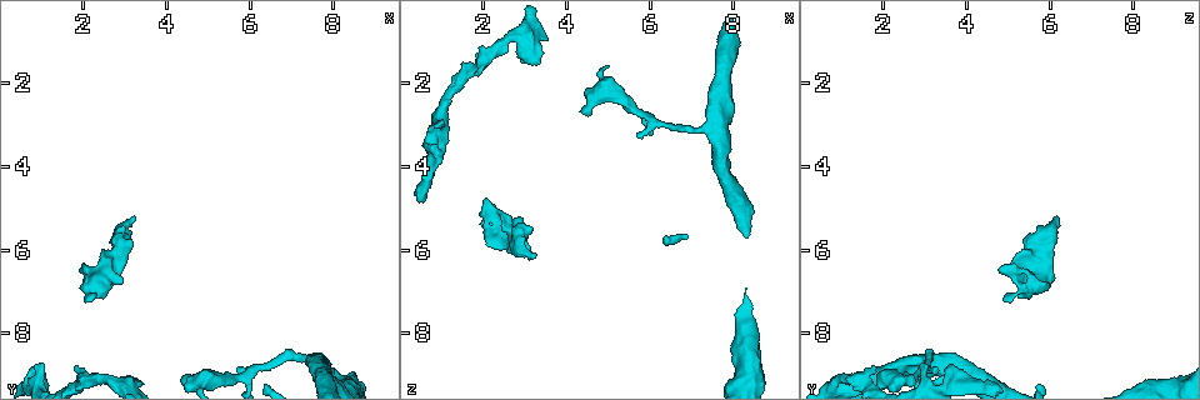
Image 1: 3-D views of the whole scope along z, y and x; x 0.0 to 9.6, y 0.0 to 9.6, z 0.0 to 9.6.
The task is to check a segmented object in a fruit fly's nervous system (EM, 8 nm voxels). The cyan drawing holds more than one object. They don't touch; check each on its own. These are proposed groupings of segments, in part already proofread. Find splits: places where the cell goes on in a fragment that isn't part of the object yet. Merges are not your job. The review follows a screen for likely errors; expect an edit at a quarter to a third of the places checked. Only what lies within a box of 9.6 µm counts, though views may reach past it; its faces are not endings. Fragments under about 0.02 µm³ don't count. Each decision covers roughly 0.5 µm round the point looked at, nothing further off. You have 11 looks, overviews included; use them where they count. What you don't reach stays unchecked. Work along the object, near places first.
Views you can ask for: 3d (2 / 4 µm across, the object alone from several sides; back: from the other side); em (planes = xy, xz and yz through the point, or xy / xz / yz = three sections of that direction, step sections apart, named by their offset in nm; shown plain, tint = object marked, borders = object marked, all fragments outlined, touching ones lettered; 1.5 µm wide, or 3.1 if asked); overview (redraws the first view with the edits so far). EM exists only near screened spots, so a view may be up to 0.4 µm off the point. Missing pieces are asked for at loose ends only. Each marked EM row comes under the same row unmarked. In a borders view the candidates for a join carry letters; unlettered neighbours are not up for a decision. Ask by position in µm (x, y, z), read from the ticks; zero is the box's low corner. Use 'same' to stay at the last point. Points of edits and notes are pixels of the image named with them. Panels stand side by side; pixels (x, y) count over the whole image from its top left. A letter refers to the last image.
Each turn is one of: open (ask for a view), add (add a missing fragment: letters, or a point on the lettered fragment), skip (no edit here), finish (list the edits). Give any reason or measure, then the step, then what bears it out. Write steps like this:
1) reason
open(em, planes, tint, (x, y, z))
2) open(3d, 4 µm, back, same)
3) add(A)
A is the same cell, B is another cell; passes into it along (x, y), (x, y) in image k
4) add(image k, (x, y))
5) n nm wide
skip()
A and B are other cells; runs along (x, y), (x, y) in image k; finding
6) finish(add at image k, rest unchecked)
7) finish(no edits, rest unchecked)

open(em, planes, borders, (0.85, 8.75, 3.00))

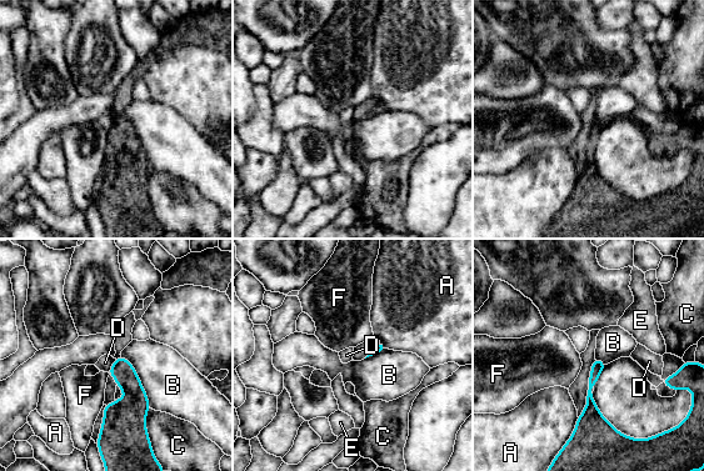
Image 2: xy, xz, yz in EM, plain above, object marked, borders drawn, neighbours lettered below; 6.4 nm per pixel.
B touches over 380 nm
skip()
A, B, C, D, E and F are other cells; runs along (597, 362), (587, 434) in image 2; none of them fits

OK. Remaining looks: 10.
an open end
open(em, planes, borders, (2.00, 6.40, 4.75))

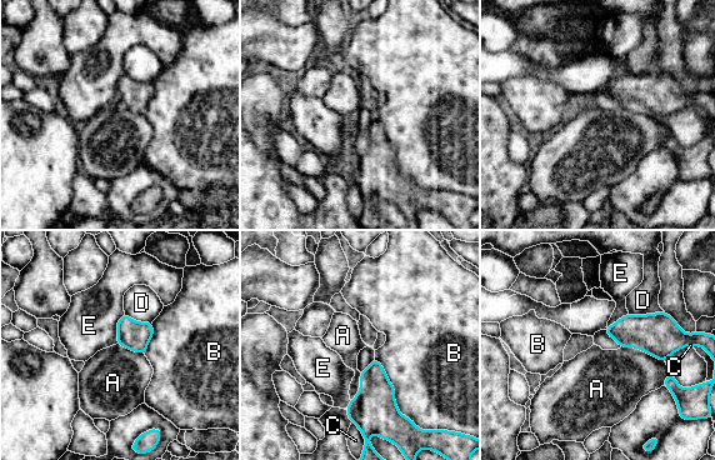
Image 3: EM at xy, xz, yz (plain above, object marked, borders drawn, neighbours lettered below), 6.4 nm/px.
skip()
A, B, C, D and E are other cells; border along (664, 311), (629, 314) in image 3; no lettered fragment goes on from it

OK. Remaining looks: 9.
an open end
open(3d, 4 µm, (3.20, 5.15, 6.10))

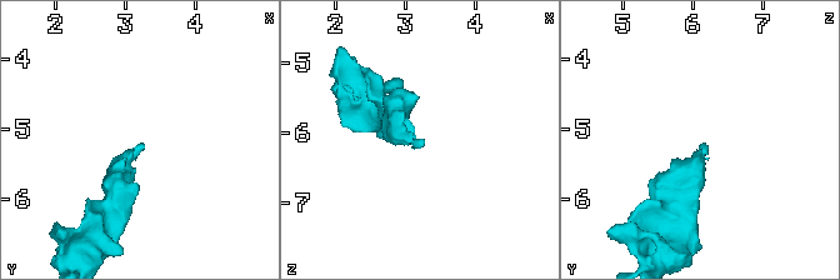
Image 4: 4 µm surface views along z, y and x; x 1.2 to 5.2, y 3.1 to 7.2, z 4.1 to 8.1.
now the EM
open(em, yz, step 4, borders, (3.25, 5.25, 6.10))

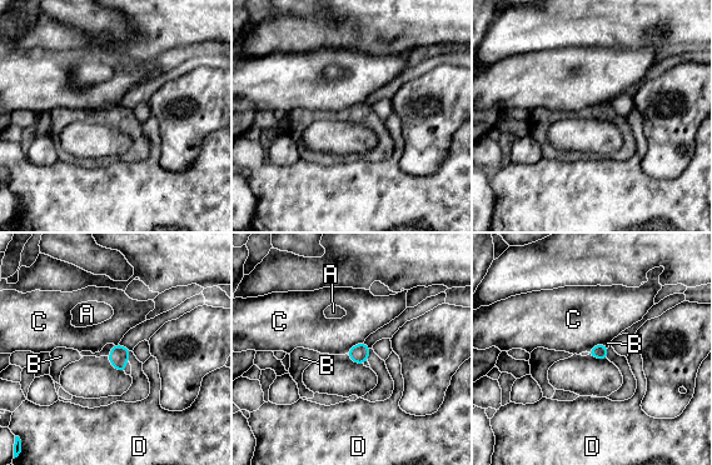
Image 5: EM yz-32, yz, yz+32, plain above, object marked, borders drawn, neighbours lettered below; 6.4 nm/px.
another direction
open(em, planes, borders, same)

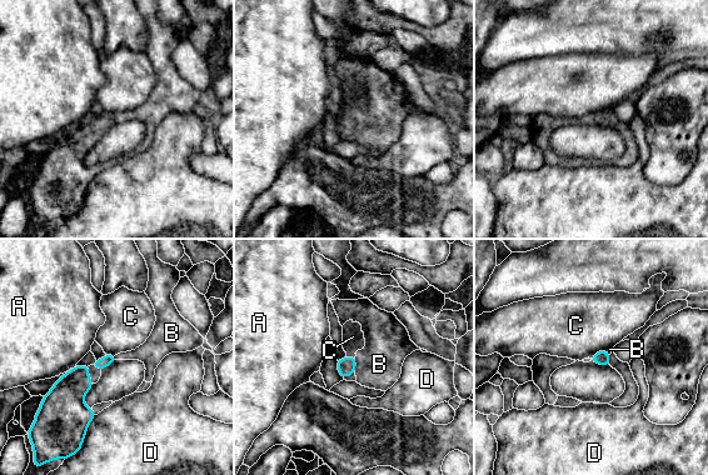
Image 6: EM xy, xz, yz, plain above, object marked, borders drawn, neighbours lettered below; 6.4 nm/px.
add(B)
B is the same cell, A, C and D are other cells; passes into it along (345, 366), (355, 365), (379, 364) in image 6; it goes on there

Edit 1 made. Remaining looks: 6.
stops while still wide
open(3d, 4 µm, (3.30, 9.20, 1.50))

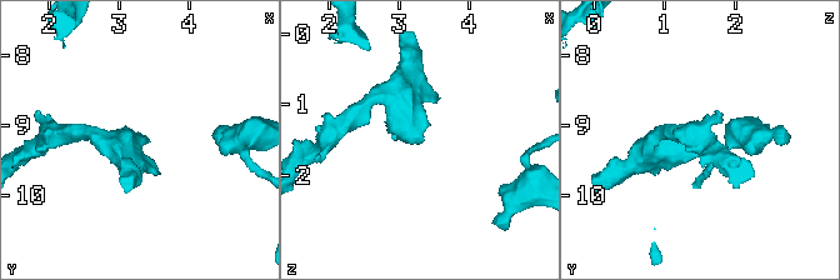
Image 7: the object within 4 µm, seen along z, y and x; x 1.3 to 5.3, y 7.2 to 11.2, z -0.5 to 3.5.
open(em, planes, tint, (3.35, 9.15, 1.50))

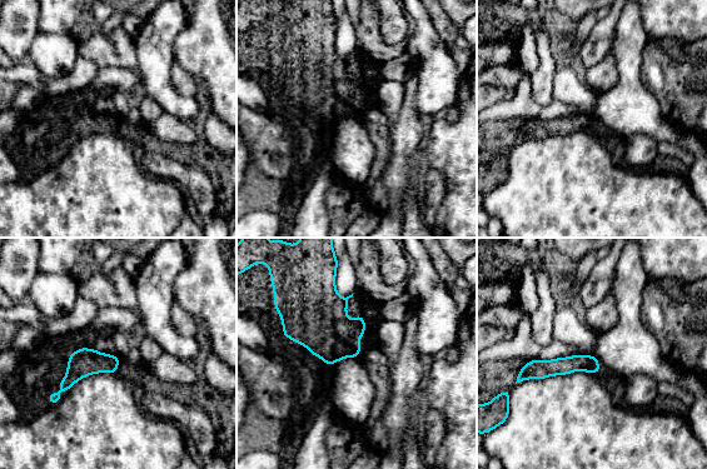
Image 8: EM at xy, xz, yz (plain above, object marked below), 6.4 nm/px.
open(em, planes, borders, same)

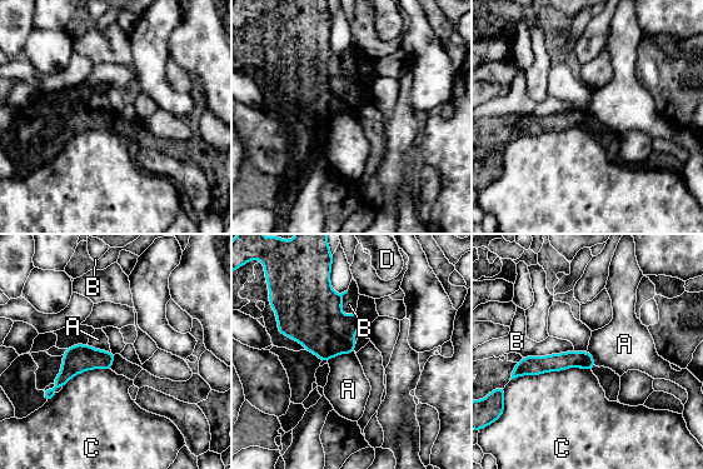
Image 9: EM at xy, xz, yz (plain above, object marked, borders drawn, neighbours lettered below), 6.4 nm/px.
skip()
A, B, C and D are other cells; border along (354, 352), (337, 354), (327, 360) in image 9; none of them fits

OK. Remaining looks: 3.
finish(add at image 6, rest unchecked)

